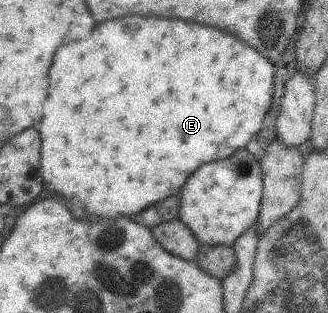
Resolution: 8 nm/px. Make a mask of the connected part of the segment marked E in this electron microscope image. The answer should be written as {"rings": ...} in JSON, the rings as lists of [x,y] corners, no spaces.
{"rings":[[[125,17],[125,19],[113,19],[113,21],[105,21],[103,25],[97,25],[95,31],[91,33],[91,37],[87,41],[79,41],[79,43],[71,43],[71,45],[61,45],[59,51],[55,53],[55,61],[51,65],[51,71],[49,71],[49,93],[47,93],[47,101],[45,101],[45,111],[43,111],[43,121],[39,125],[39,135],[41,135],[41,149],[40,149],[40,172],[42,178],[44,179],[44,188],[47,191],[55,191],[57,195],[62,198],[65,197],[64,203],[67,203],[66,207],[71,207],[71,213],[75,219],[97,219],[99,217],[107,217],[107,219],[117,219],[117,217],[123,217],[127,215],[128,218],[132,218],[134,215],[161,203],[168,197],[180,195],[181,190],[185,183],[187,183],[188,177],[193,175],[193,171],[197,171],[203,163],[211,163],[215,159],[224,160],[230,158],[237,150],[242,150],[245,148],[247,143],[258,135],[261,131],[261,123],[269,111],[269,106],[271,105],[271,99],[275,94],[275,89],[273,85],[273,77],[275,77],[276,66],[271,63],[266,57],[263,57],[259,53],[259,50],[251,49],[249,45],[241,43],[239,39],[235,39],[233,35],[225,35],[217,29],[207,29],[207,27],[201,27],[197,23],[185,23],[185,21],[163,21],[163,19],[147,19],[147,17]]]}

